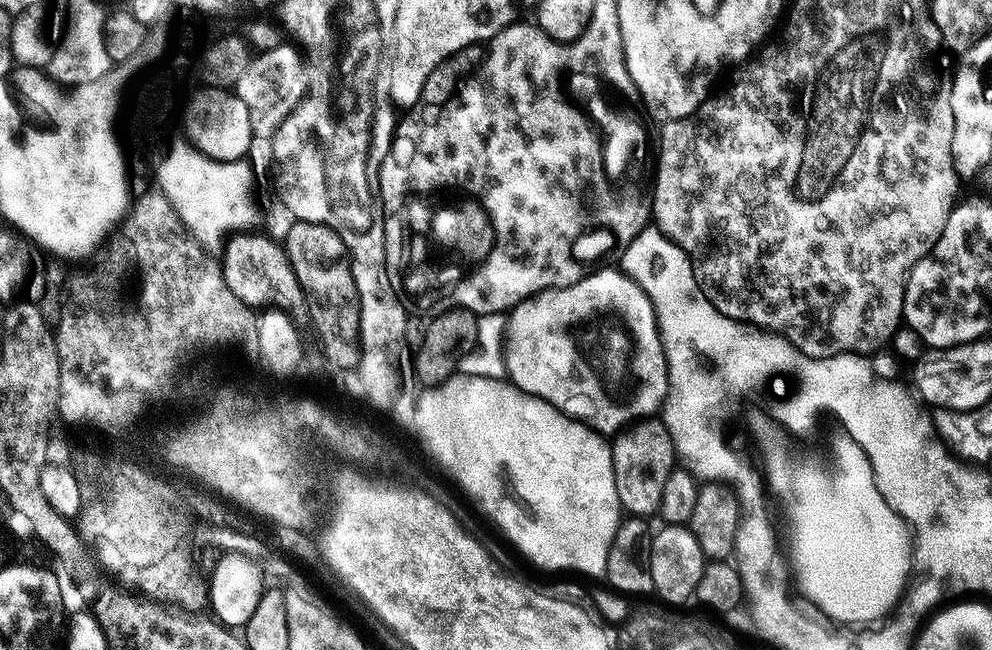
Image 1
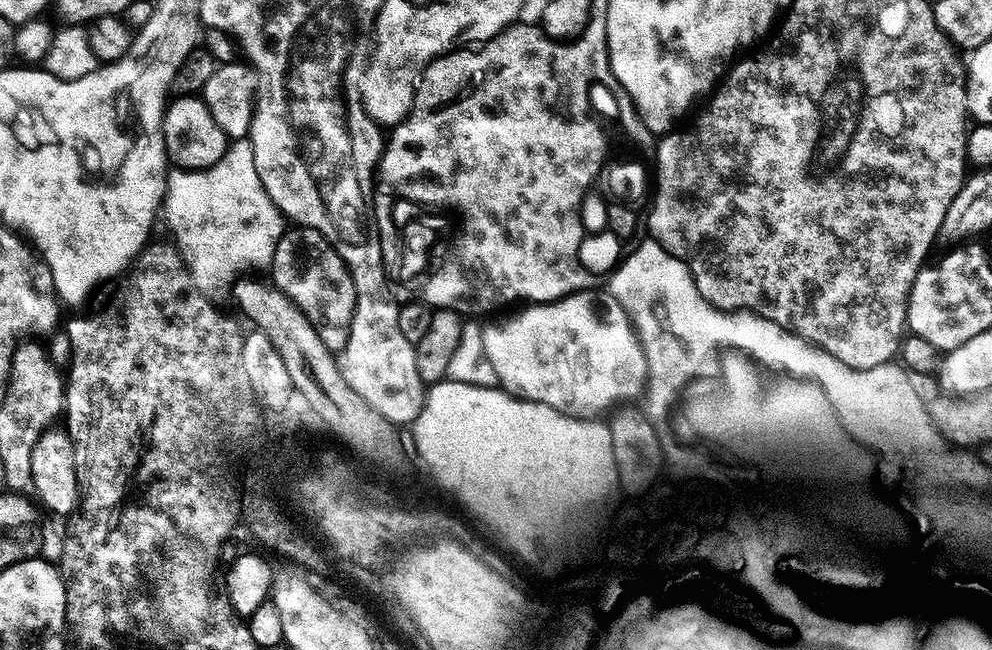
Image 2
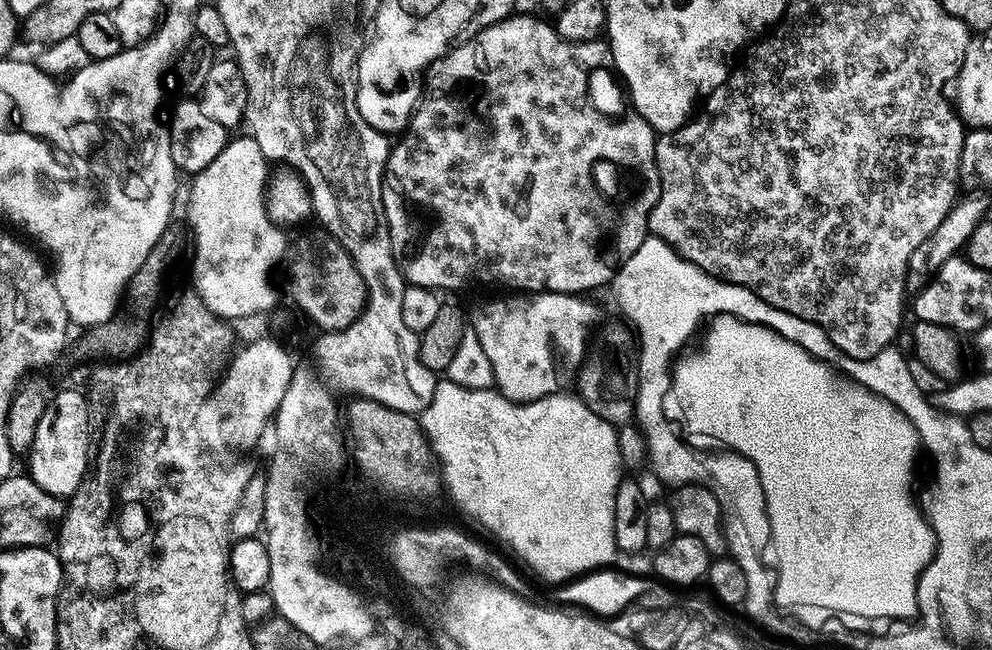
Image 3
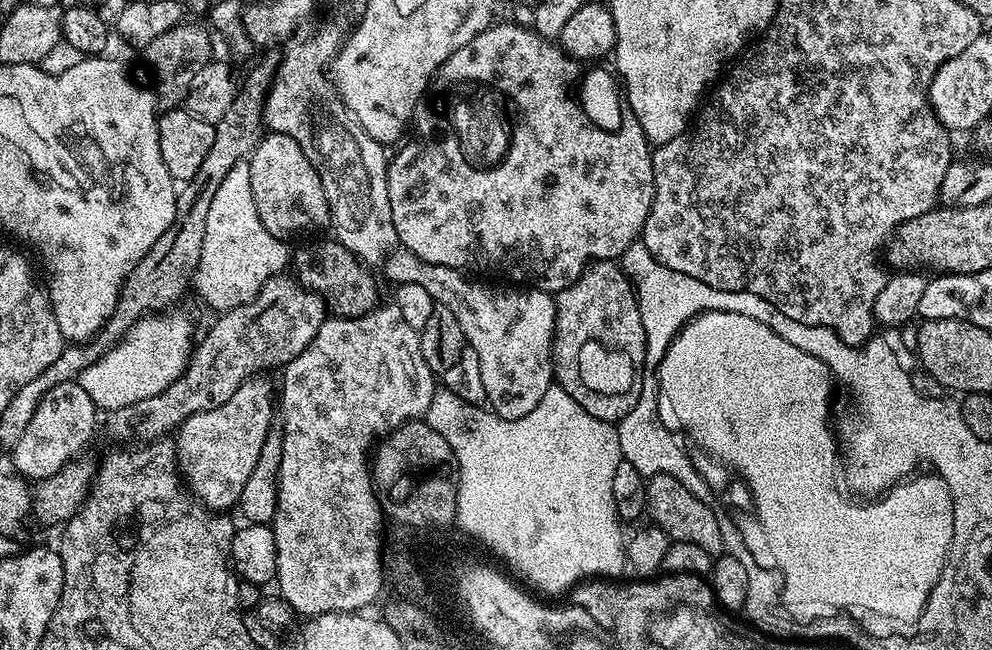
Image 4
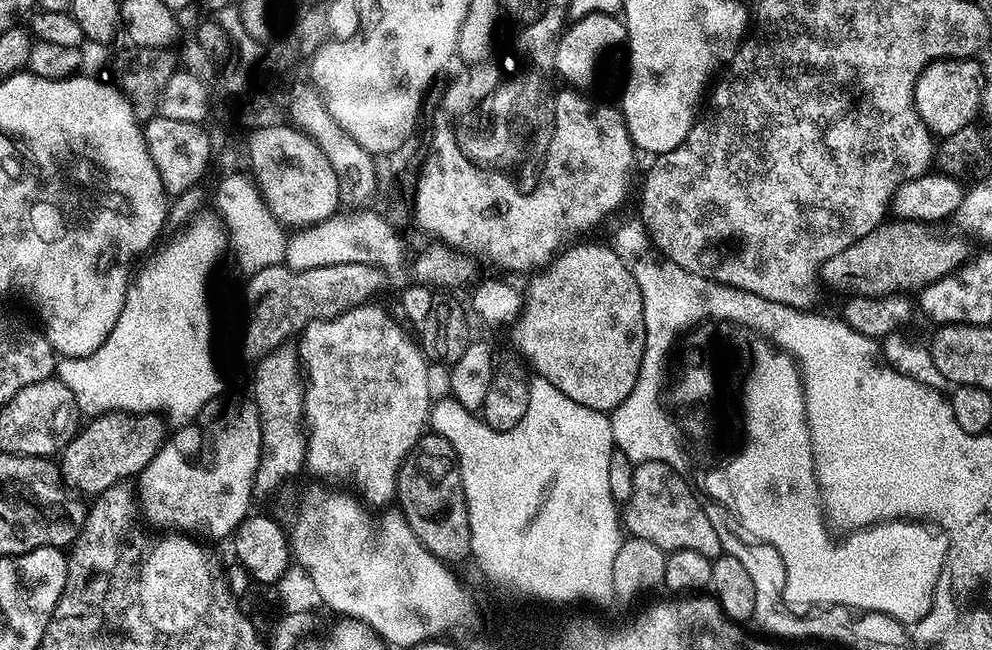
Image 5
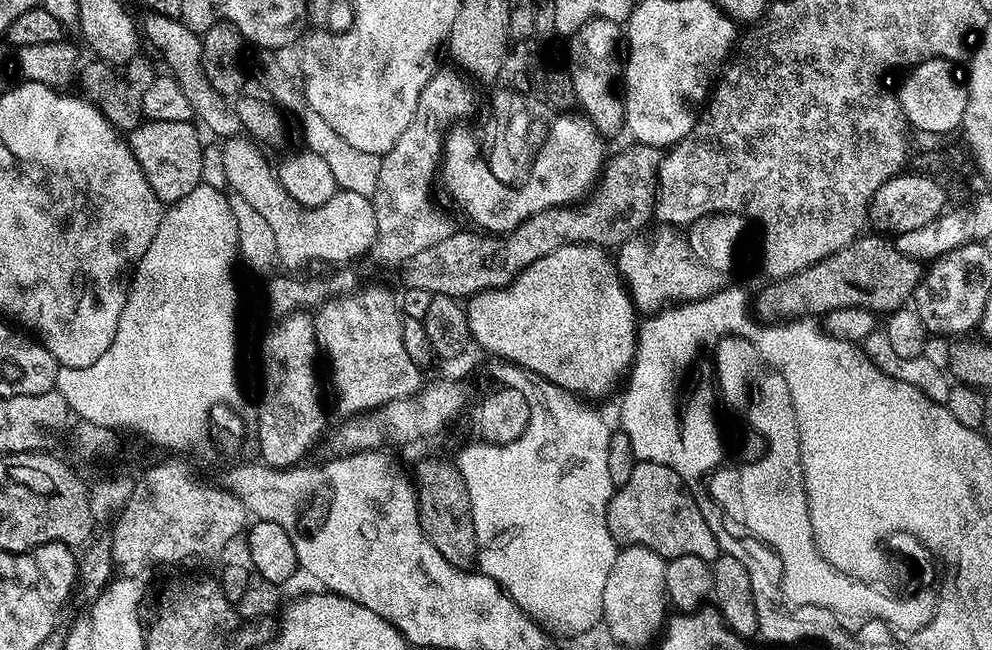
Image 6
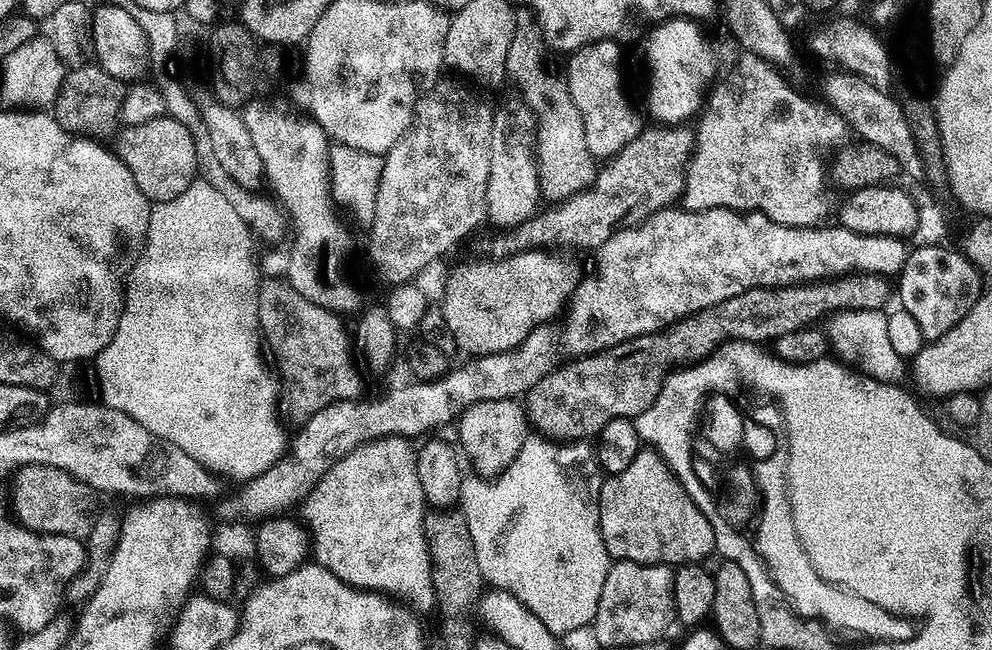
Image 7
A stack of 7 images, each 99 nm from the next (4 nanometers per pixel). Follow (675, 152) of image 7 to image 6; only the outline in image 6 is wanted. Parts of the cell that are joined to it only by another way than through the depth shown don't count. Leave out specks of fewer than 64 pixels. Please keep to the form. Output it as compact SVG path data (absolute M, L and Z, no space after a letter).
M638 143L631 147L605 163L594 191L575 206L539 212L505 236L456 230L434 246L421 250L403 264L403 287L421 288L434 296L471 298L477 292L508 287L518 273L538 262L540 256L556 252L567 244L619 249L621 244L649 227L648 219L653 219L656 207L656 171L660 168L661 149Z

